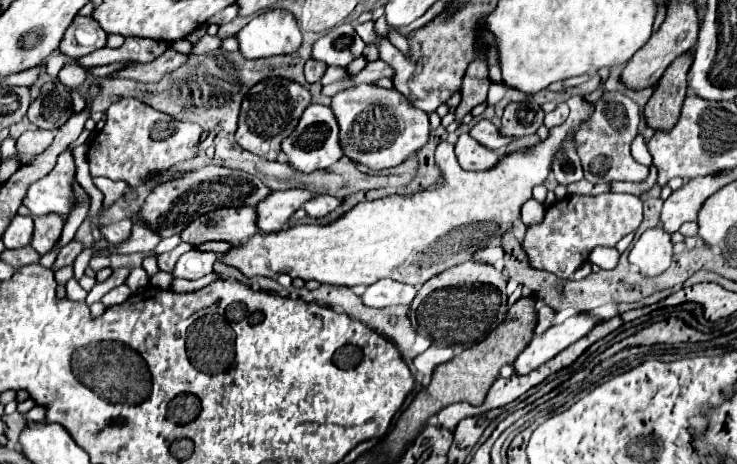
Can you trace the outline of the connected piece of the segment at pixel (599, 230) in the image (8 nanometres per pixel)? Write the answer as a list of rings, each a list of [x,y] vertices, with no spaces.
[[[598,194],[598,196],[566,196],[546,208],[544,220],[528,226],[522,250],[528,264],[536,270],[546,270],[558,278],[570,278],[578,266],[582,266],[596,246],[616,246],[620,238],[642,222],[642,200],[632,194]]]

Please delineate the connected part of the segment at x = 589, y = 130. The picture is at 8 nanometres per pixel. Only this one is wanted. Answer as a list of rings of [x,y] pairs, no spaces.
[[[604,92],[594,102],[592,118],[580,124],[580,130],[576,130],[574,134],[574,146],[582,162],[584,178],[588,182],[592,184],[614,180],[640,182],[648,176],[648,166],[638,164],[630,154],[630,144],[638,134],[638,122],[640,122],[640,108],[622,92]]]

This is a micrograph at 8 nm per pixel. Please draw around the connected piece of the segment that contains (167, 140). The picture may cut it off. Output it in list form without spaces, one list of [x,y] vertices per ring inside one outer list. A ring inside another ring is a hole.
[[[124,98],[114,102],[106,110],[106,124],[92,140],[88,150],[88,164],[92,176],[104,176],[110,180],[124,180],[130,188],[138,188],[148,178],[172,168],[178,162],[198,156],[200,126],[194,122],[180,122],[172,116],[158,112],[136,98]]]

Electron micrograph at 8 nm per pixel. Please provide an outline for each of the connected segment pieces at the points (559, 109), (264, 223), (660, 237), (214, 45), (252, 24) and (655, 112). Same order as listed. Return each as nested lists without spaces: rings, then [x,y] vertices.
[[[562,102],[562,104],[556,106],[556,110],[552,110],[550,114],[546,114],[546,118],[544,118],[544,126],[550,130],[550,128],[554,128],[554,126],[564,124],[566,118],[568,118],[568,104]]]
[[[286,190],[272,192],[264,202],[256,204],[256,226],[262,232],[278,232],[284,228],[288,218],[310,200],[308,190]]]
[[[662,228],[646,230],[634,242],[628,260],[630,260],[630,264],[636,264],[640,268],[642,276],[662,274],[672,262],[670,234],[666,234]]]
[[[204,36],[198,44],[194,44],[194,52],[190,54],[190,58],[198,56],[198,54],[208,54],[212,50],[218,50],[220,46],[222,46],[222,38],[218,38],[218,36]]]
[[[270,10],[252,18],[236,38],[240,42],[240,52],[254,60],[292,54],[302,42],[296,18],[284,10]]]
[[[686,52],[680,58],[676,58],[658,80],[654,94],[644,106],[644,116],[650,128],[670,130],[676,124],[682,100],[686,96],[686,74],[690,66],[692,66],[692,52]]]

